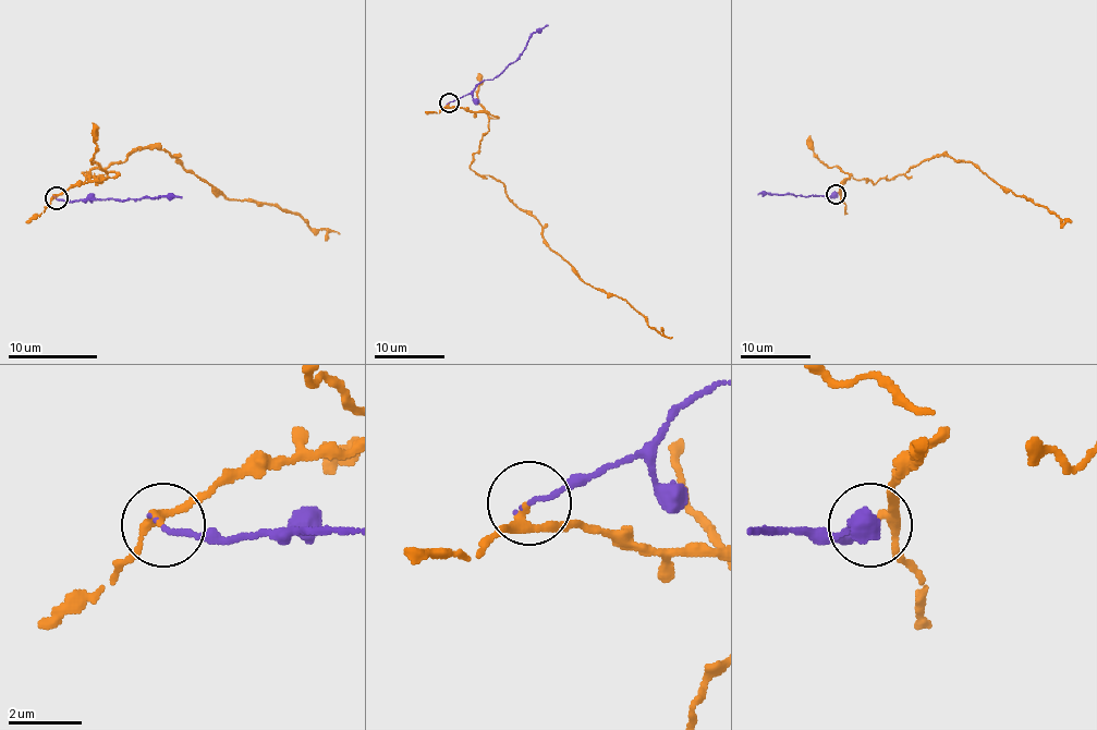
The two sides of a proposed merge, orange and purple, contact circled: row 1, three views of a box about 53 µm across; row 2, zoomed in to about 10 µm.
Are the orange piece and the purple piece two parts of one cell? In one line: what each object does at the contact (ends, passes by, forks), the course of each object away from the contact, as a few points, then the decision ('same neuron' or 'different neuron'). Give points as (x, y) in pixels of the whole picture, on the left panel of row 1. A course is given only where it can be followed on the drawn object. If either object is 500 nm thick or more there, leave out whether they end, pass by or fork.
orange passes by; purple ends; course orange (56, 197), (116, 174), (96, 184), (82, 172), (89, 168), (163, 148), (232, 199), (275, 204), (340, 233); course purple (56, 197), (71, 202), (181, 197); different neuron

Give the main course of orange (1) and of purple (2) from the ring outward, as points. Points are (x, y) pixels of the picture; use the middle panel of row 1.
1: (448, 101), (496, 116), (470, 168), (496, 178), (581, 279), (621, 296), (651, 328), (672, 337)
2: (448, 101), (461, 98), (485, 78), (498, 77), (519, 56), (527, 38), (547, 24)

